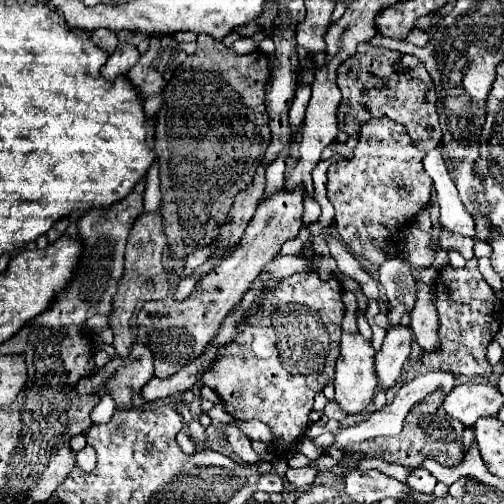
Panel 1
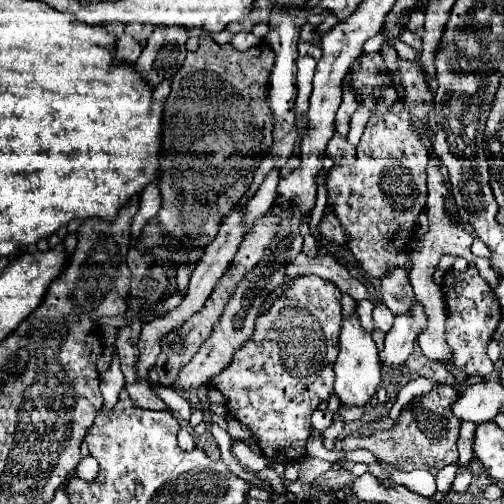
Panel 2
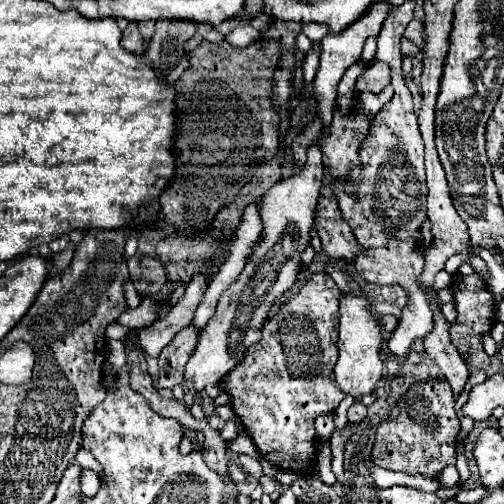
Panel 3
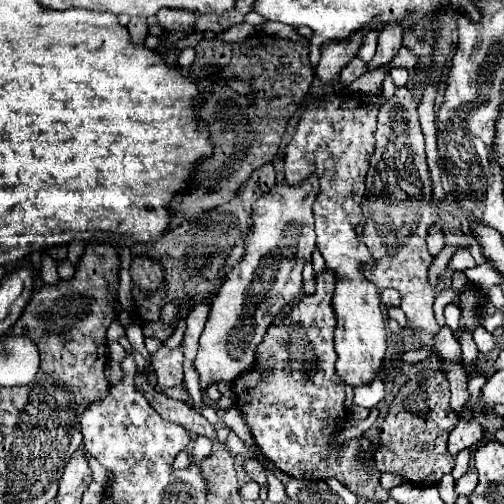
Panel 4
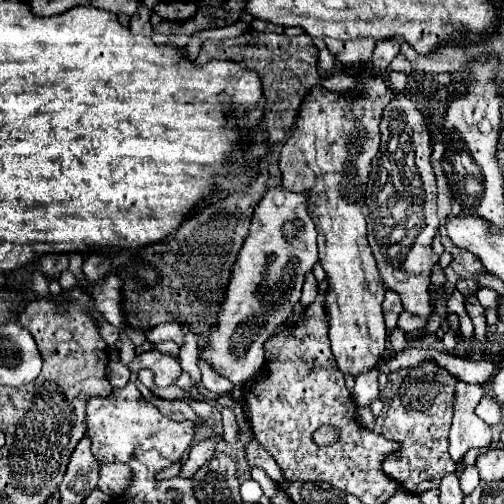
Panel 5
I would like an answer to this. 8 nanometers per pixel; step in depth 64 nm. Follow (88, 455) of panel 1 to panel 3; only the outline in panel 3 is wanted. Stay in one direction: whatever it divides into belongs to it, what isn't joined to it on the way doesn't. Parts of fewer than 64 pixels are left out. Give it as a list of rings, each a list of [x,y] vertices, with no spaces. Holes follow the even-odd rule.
[[[82,468],[82,494],[86,496],[94,496],[96,494],[96,488],[100,486],[100,476],[94,472],[94,470]]]

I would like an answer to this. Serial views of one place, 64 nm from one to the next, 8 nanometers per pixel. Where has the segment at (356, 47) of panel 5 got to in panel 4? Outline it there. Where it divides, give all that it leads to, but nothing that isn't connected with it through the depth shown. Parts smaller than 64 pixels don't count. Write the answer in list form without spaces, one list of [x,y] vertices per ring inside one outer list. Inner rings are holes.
[[[368,32],[368,34],[364,34],[364,42],[362,42],[362,48],[360,48],[358,56],[364,62],[370,62],[372,56],[374,56],[374,50],[376,50],[376,32]]]

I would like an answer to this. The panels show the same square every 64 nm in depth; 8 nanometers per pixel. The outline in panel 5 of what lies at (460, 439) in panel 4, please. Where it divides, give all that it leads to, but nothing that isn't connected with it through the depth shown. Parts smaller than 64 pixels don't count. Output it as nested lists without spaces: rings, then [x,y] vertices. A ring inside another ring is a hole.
[[[456,380],[456,398],[454,398],[454,418],[450,430],[450,456],[458,462],[470,448],[488,446],[492,440],[490,426],[474,414],[480,398],[484,396],[482,386],[466,384]]]

